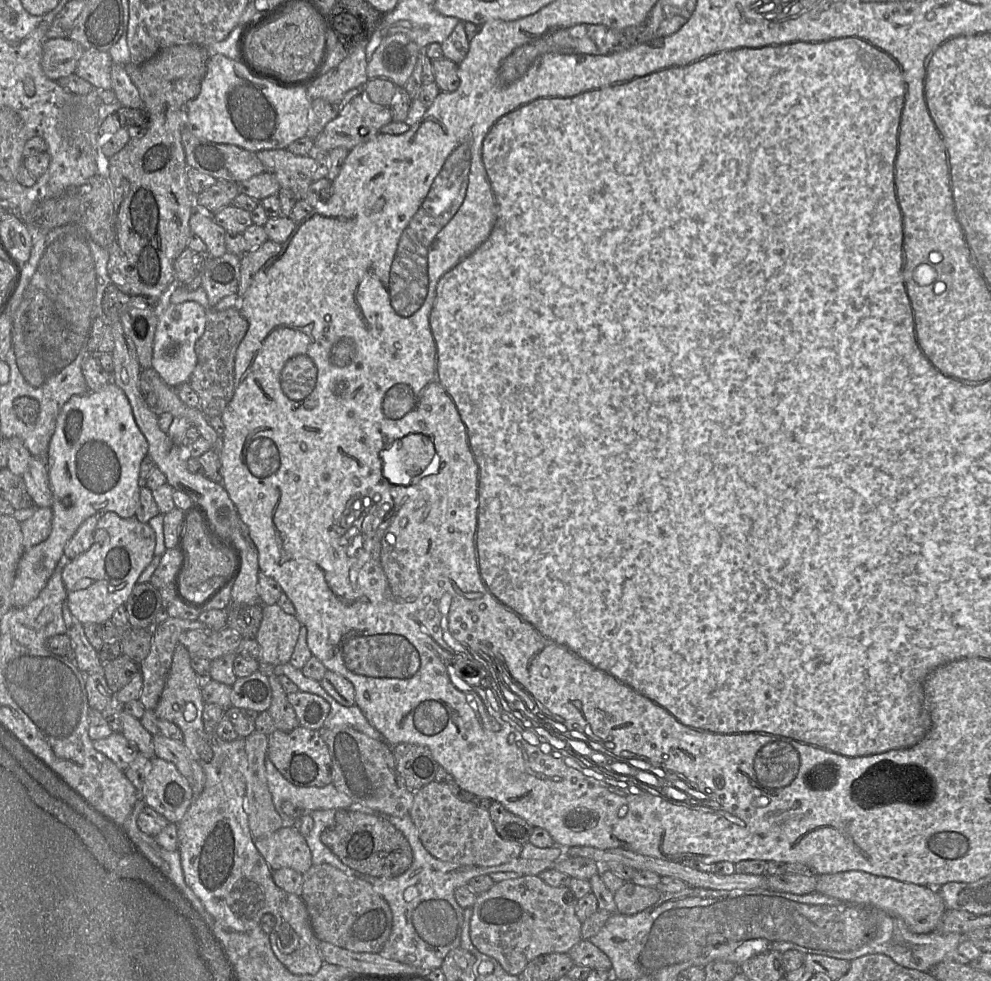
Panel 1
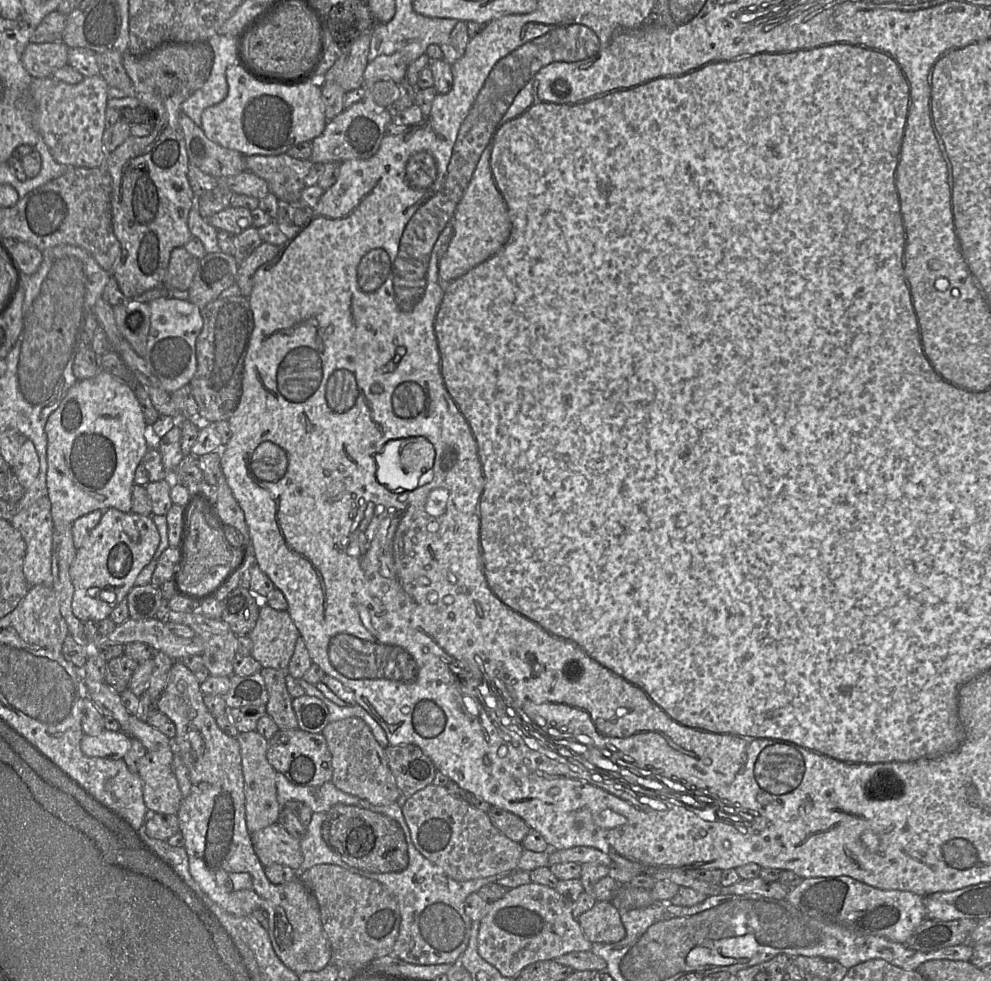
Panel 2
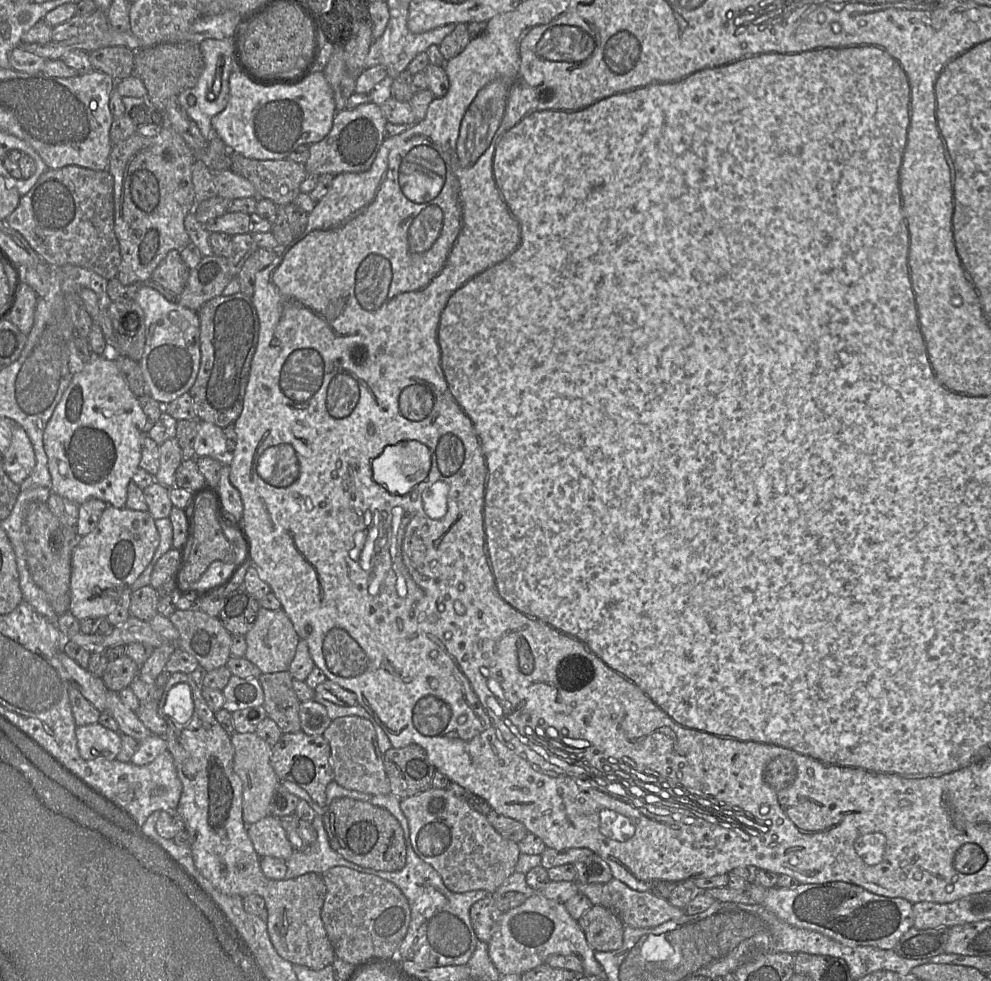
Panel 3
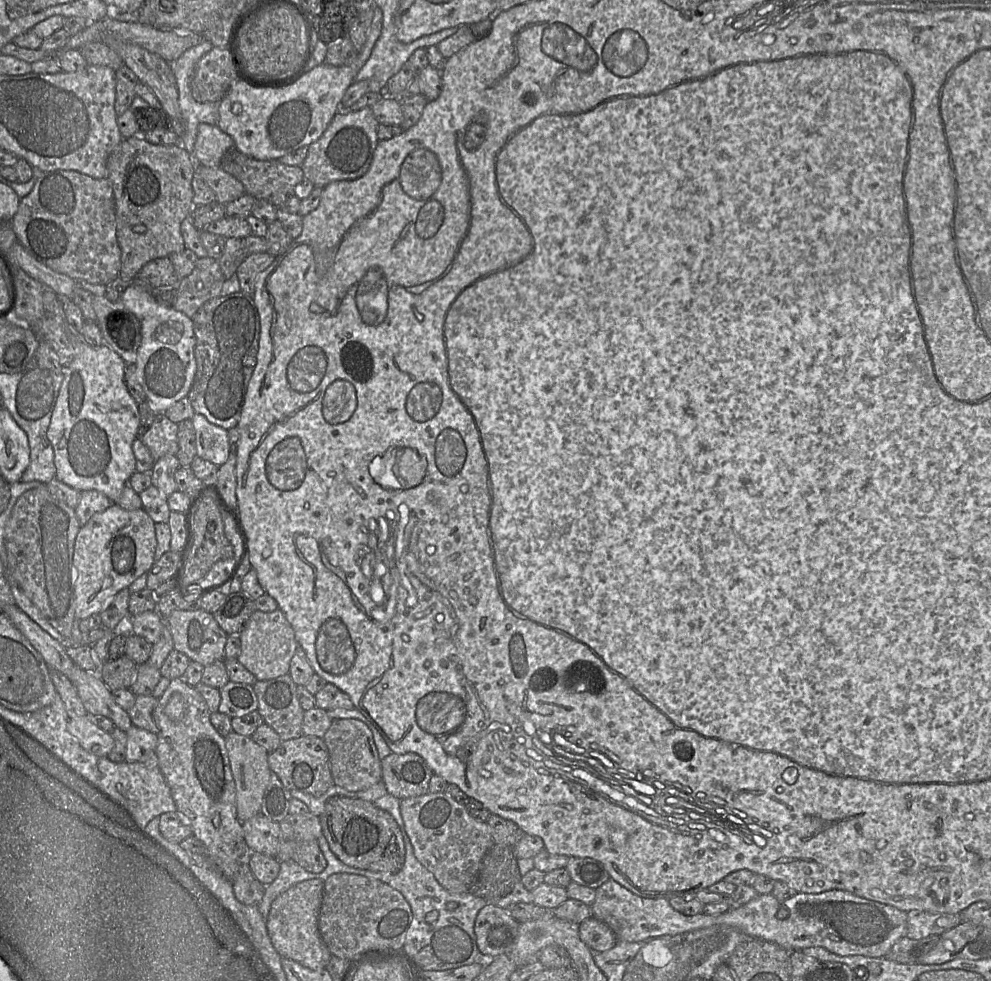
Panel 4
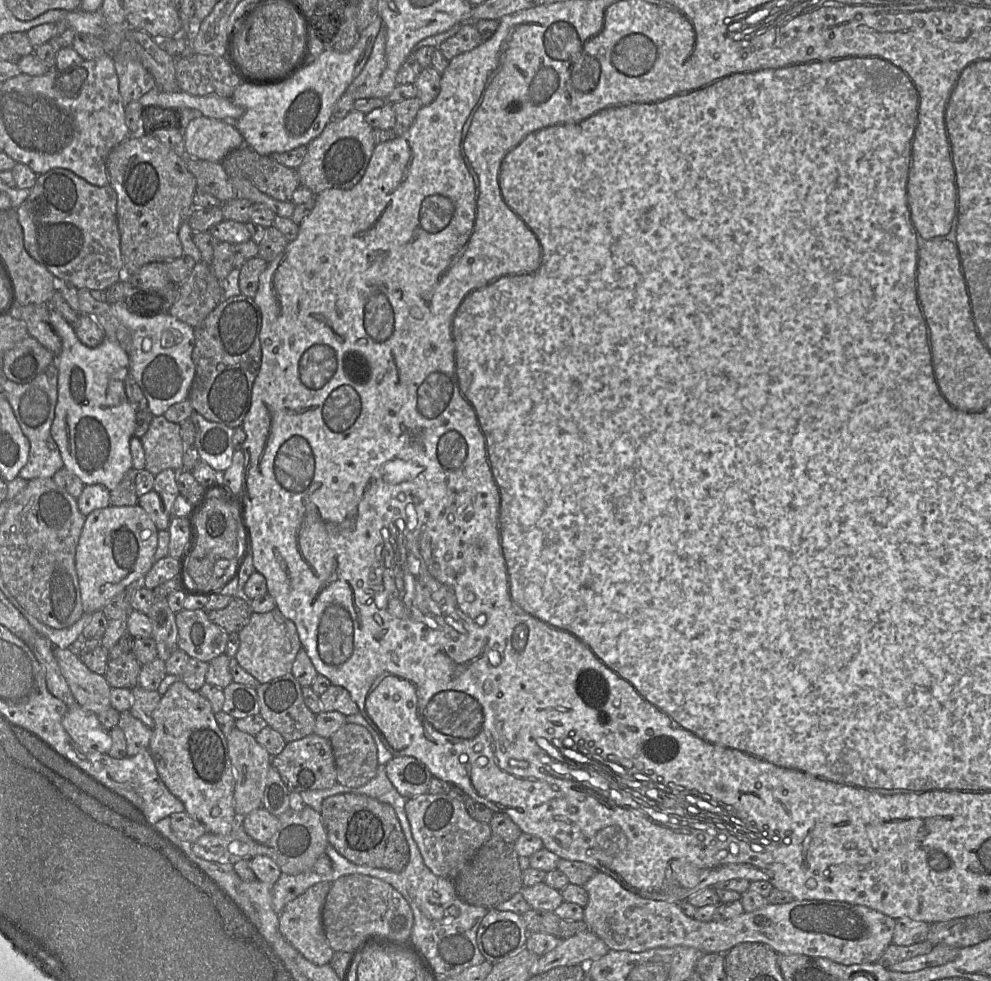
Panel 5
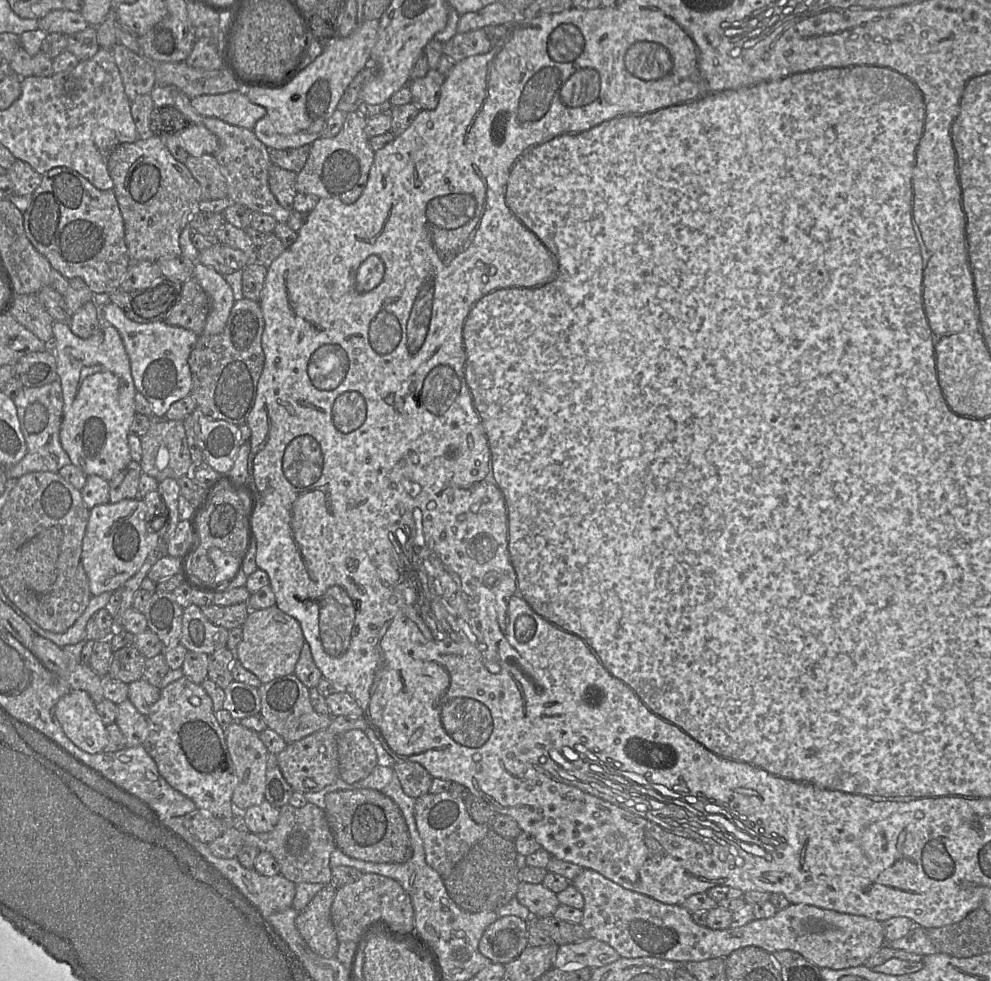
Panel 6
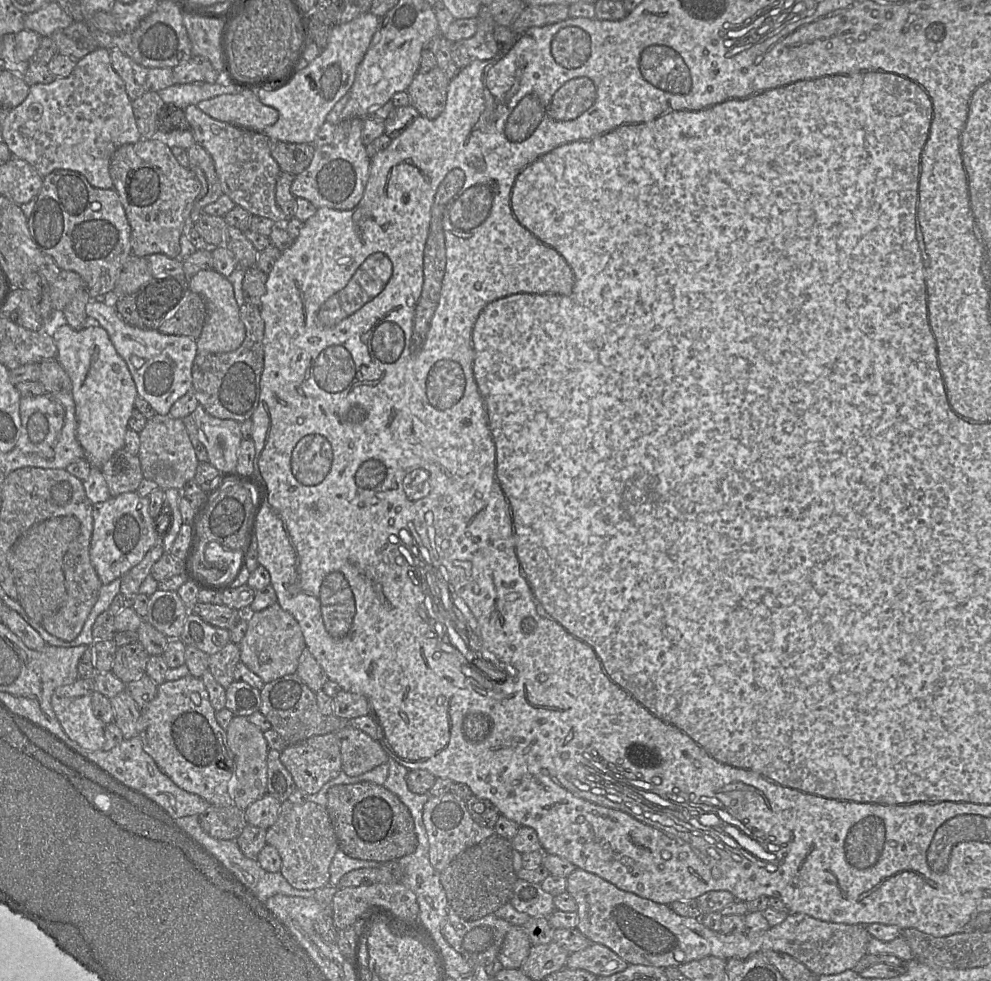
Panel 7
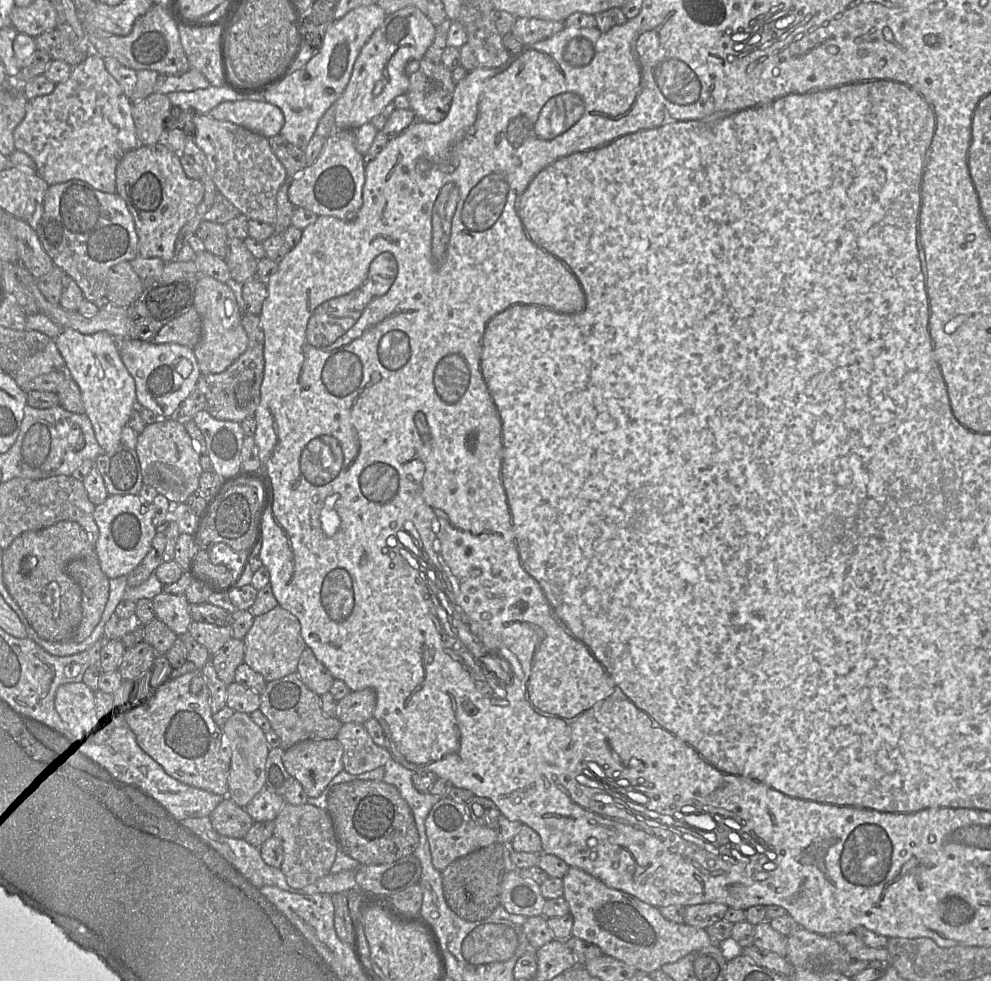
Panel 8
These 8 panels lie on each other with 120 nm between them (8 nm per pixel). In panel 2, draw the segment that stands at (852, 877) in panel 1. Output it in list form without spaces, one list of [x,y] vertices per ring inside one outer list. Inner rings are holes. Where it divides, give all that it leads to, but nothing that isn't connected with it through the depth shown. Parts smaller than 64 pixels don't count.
[[[849,876],[804,878],[799,885],[789,889],[785,900],[802,913],[822,922],[839,924],[858,933],[885,937],[902,944],[926,918],[924,897],[909,891],[878,889]]]

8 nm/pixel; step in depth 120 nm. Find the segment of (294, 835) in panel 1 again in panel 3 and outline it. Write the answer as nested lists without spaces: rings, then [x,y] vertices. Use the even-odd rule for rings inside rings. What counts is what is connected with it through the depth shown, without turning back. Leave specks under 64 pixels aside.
[[[271,815],[248,825],[248,836],[260,857],[274,857],[286,861],[294,851],[280,819]]]

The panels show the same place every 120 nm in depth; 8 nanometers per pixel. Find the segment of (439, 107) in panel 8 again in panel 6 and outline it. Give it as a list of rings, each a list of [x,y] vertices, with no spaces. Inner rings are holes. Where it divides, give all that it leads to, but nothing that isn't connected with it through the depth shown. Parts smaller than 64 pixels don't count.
[[[430,69],[424,77],[411,80],[408,87],[412,103],[420,110],[434,110],[439,102],[444,79],[437,70]]]

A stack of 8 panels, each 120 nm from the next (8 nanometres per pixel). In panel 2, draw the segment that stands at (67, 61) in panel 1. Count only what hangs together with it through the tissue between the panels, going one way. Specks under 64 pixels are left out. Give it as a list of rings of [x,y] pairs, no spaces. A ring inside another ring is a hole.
[[[63,41],[29,43],[26,45],[21,62],[33,77],[45,78],[67,63],[68,46]]]

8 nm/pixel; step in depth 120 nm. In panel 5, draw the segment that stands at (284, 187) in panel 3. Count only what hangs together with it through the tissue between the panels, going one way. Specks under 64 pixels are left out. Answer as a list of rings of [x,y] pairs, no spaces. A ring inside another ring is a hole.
[[[245,145],[230,152],[221,165],[229,178],[246,179],[260,192],[277,201],[292,201],[294,191],[300,186],[296,170],[279,164],[269,156],[261,156]]]

